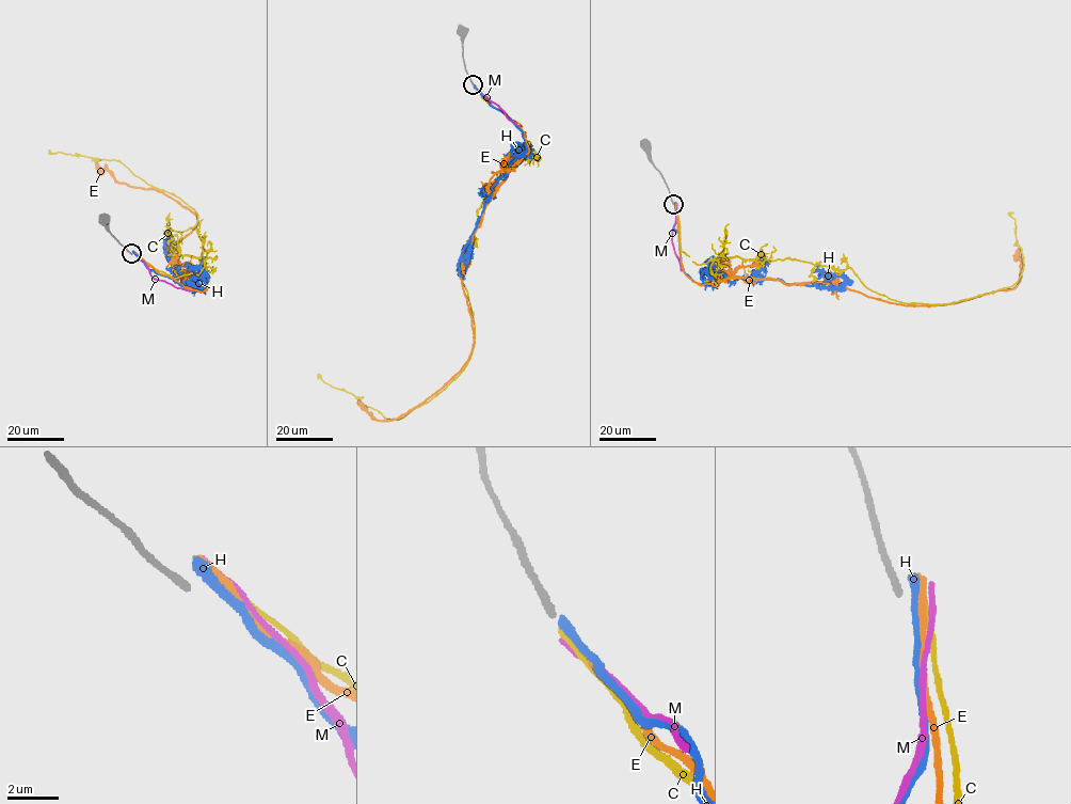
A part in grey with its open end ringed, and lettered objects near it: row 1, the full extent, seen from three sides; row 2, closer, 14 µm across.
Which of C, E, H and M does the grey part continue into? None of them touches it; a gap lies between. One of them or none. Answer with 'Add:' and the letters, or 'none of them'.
Add: E

